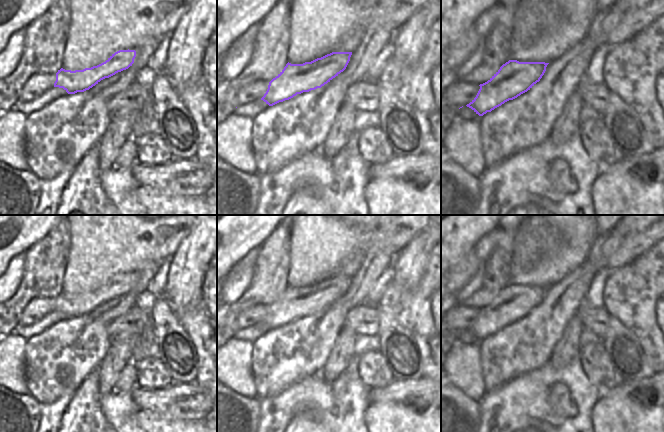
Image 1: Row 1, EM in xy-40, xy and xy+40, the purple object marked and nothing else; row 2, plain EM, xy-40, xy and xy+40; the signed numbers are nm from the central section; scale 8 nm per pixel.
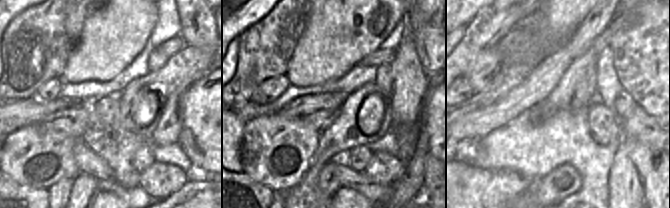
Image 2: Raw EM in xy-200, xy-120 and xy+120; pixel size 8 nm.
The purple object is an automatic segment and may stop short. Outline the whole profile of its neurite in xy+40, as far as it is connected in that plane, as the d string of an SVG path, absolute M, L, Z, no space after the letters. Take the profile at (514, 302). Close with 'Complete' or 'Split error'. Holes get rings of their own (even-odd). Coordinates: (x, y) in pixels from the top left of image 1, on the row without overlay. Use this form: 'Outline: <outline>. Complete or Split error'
Outline: M509 284L485 307L466 330L479 340L530 314L540 305L549 287Z. Complete

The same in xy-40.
Outline: M119 274L105 286L91 292L75 295L61 292L56 297L54 311L63 312L68 318L84 316L101 304L128 293L134 287L135 281L135 274Z. Complete

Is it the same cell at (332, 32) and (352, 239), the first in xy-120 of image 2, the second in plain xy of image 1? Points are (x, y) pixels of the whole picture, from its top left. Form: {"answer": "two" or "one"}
{"answer": "one"}

